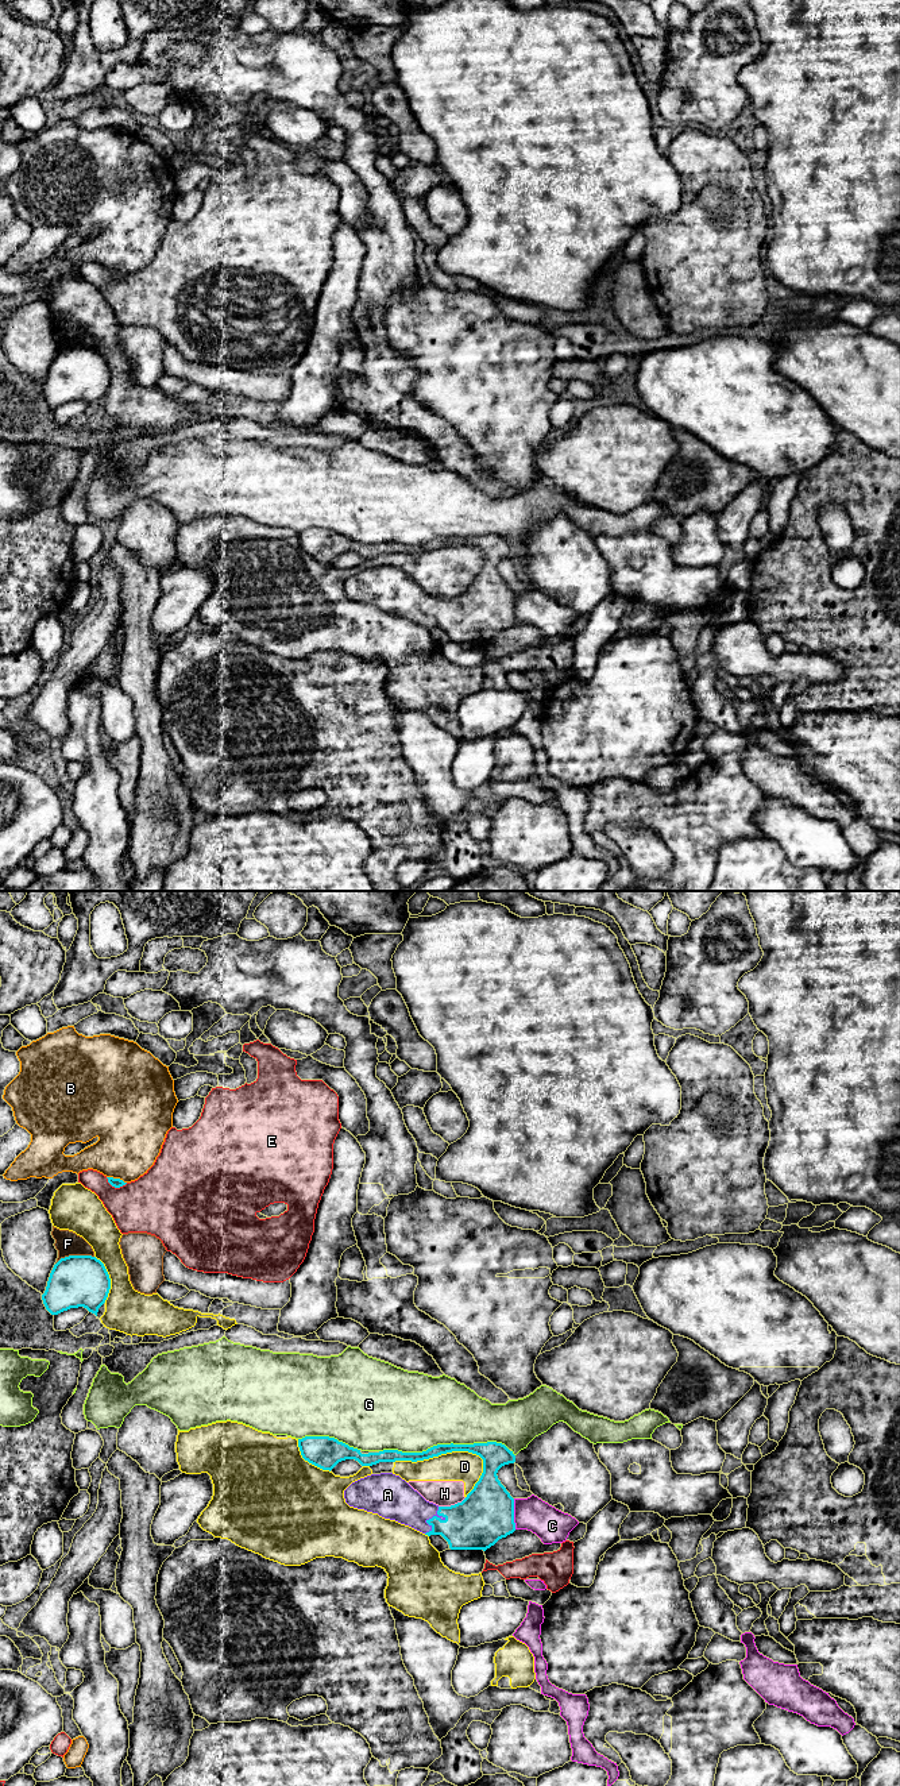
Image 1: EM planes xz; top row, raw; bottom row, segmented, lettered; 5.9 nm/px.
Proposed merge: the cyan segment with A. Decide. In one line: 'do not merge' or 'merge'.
merge

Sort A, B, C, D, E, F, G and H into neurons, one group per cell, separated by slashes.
A / B / C / D H / E / F / G

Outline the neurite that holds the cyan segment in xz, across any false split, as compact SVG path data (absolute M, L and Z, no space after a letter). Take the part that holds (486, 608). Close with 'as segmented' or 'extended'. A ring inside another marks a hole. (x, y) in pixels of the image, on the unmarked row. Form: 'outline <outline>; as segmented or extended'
outline M329 529L298 532L301 548L309 556L332 563L339 555L355 552L362 559L379 555L424 553L452 544L468 544L483 552L483 566L467 590L451 599L426 594L405 572L393 566L371 567L344 583L349 599L409 618L428 629L441 628L451 643L483 643L515 624L514 591L498 572L498 563L515 555L515 548L497 535L437 537L422 545L383 543L362 547Z; extended

